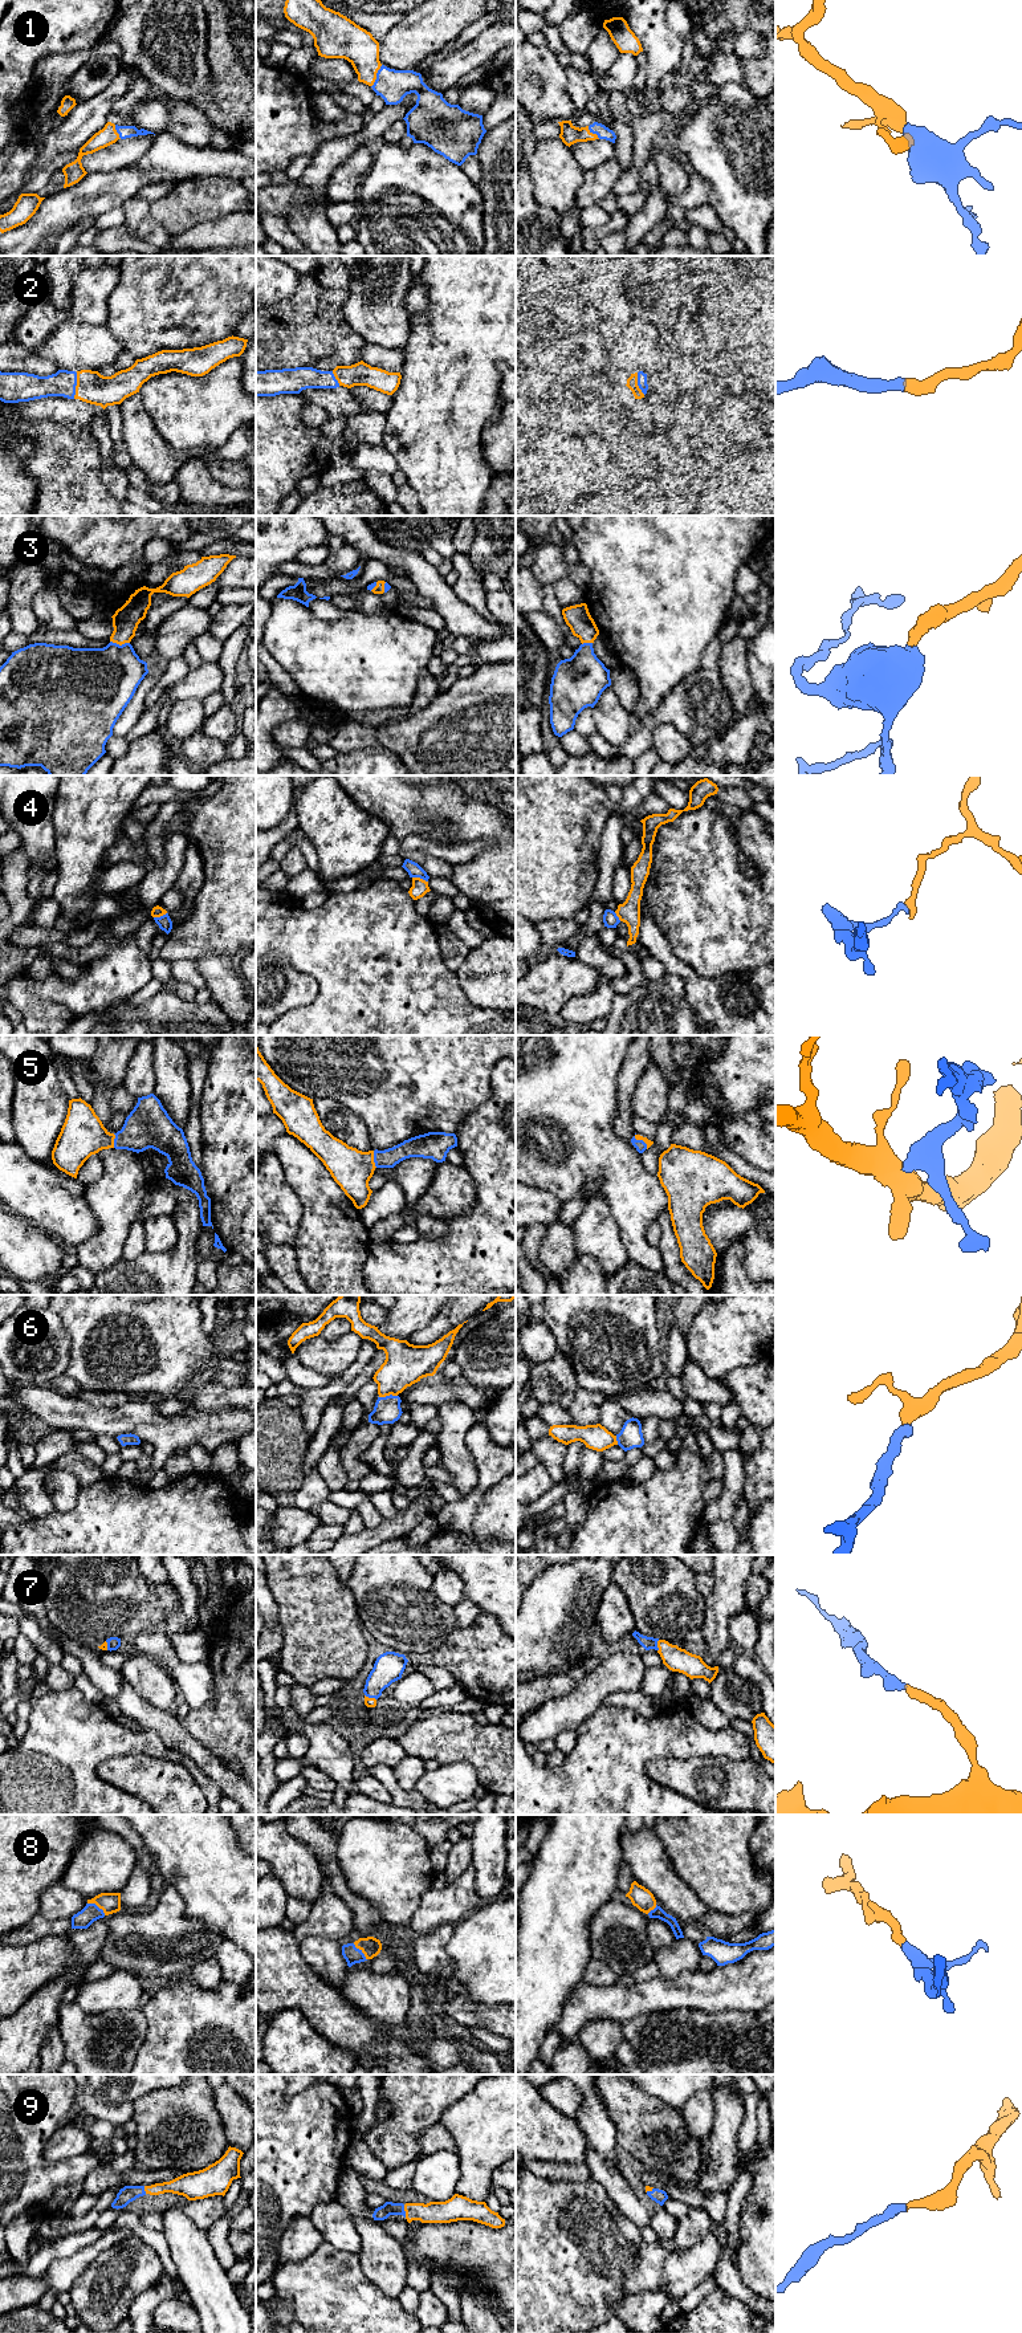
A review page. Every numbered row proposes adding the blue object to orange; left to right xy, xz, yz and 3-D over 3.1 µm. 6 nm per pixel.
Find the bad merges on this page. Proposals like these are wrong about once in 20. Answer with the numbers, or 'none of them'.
4

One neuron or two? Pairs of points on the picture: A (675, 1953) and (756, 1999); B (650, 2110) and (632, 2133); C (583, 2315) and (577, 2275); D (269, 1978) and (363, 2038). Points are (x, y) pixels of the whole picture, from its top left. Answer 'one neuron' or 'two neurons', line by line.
A: two neurons
B: one neuron
C: one neuron
D: one neuron

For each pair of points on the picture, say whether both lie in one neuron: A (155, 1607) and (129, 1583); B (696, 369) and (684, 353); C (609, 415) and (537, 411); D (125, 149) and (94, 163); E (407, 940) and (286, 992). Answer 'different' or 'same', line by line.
A: same
B: different
C: different
D: same
E: different

